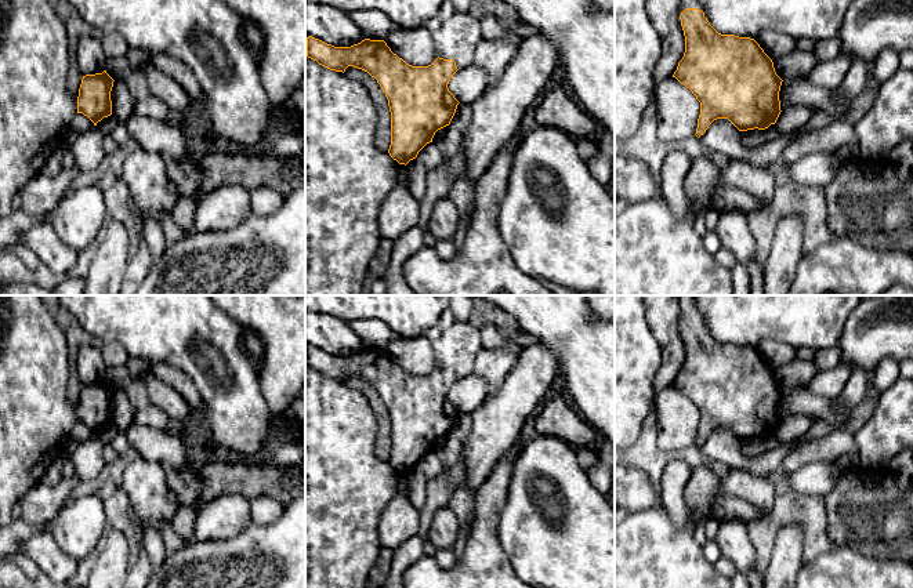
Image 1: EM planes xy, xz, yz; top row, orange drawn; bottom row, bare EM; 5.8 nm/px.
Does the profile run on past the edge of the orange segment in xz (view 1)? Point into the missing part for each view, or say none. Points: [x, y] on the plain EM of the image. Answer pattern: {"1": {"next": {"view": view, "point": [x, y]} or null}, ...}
{"1": {"next": null}}

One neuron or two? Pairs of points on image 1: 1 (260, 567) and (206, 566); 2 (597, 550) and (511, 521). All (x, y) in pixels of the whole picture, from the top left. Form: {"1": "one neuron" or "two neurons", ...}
{"1": "one neuron", "2": "one neuron"}

